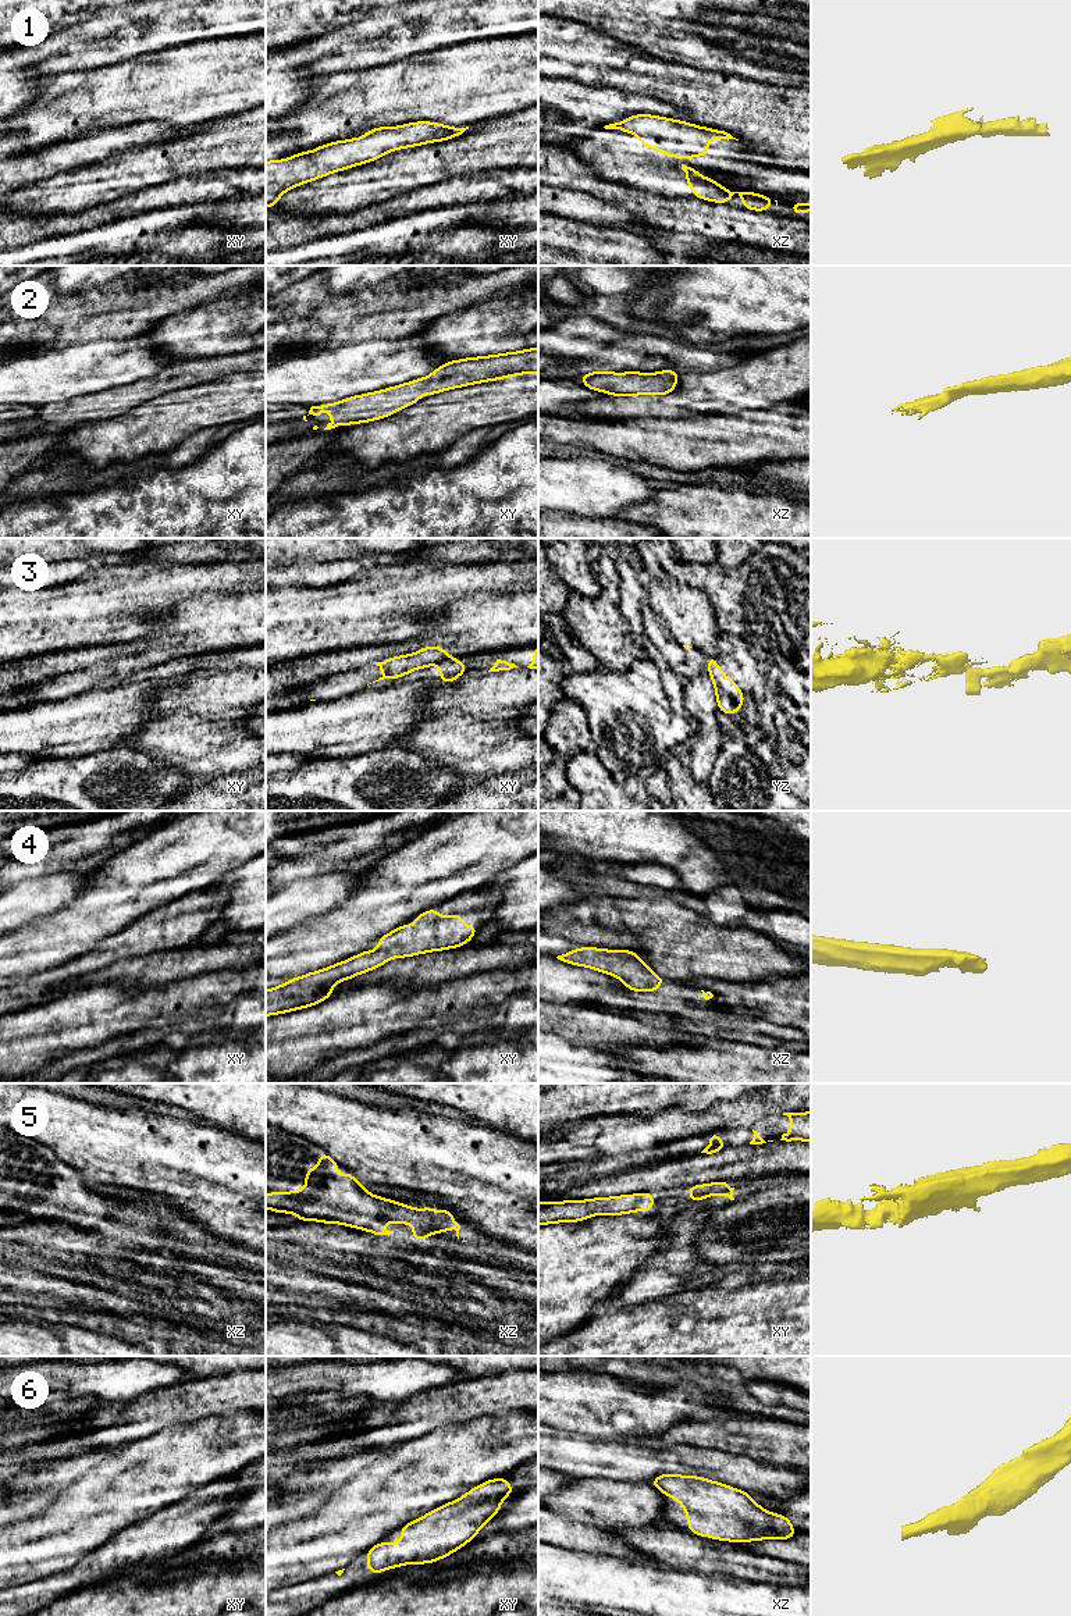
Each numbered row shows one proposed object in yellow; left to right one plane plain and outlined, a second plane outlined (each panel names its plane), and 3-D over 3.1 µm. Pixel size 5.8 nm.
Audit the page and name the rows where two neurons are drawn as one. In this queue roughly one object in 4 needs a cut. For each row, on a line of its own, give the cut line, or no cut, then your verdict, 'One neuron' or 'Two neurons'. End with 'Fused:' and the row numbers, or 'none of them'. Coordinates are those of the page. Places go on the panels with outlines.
1: No split. One neuron
2: No split. One neuron
3: Split along xy (451, 658), (438, 662). Two neurons
4: No split. One neuron
5: No split. One neuron
6: No split. One neuron
Fused: 3

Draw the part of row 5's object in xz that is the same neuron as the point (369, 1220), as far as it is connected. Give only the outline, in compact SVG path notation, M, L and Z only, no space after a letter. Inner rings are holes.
M325 1152L317 1156L320 1164L307 1168L305 1190L289 1190L288 1193L266 1193L266 1209L274 1213L295 1213L299 1221L320 1221L324 1224L342 1224L374 1235L391 1235L381 1227L391 1221L412 1224L412 1239L420 1242L440 1231L445 1235L449 1228L456 1231L459 1239L460 1225L453 1214L441 1209L434 1213L435 1206L424 1210L413 1209L385 1197L369 1193L363 1183L357 1182L351 1171L338 1177L334 1171L342 1165L334 1161Z

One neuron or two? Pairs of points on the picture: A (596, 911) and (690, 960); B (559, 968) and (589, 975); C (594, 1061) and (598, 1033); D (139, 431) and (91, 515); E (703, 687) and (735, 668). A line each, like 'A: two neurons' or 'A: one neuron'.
A: one neuron
B: one neuron
C: two neurons
D: two neurons
E: two neurons

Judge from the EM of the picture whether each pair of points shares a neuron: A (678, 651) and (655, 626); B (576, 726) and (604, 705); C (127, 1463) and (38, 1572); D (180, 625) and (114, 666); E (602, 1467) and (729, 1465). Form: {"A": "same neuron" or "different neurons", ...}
{"A": "same neuron", "B": "different neurons", "C": "same neuron", "D": "same neuron", "E": "same neuron"}

